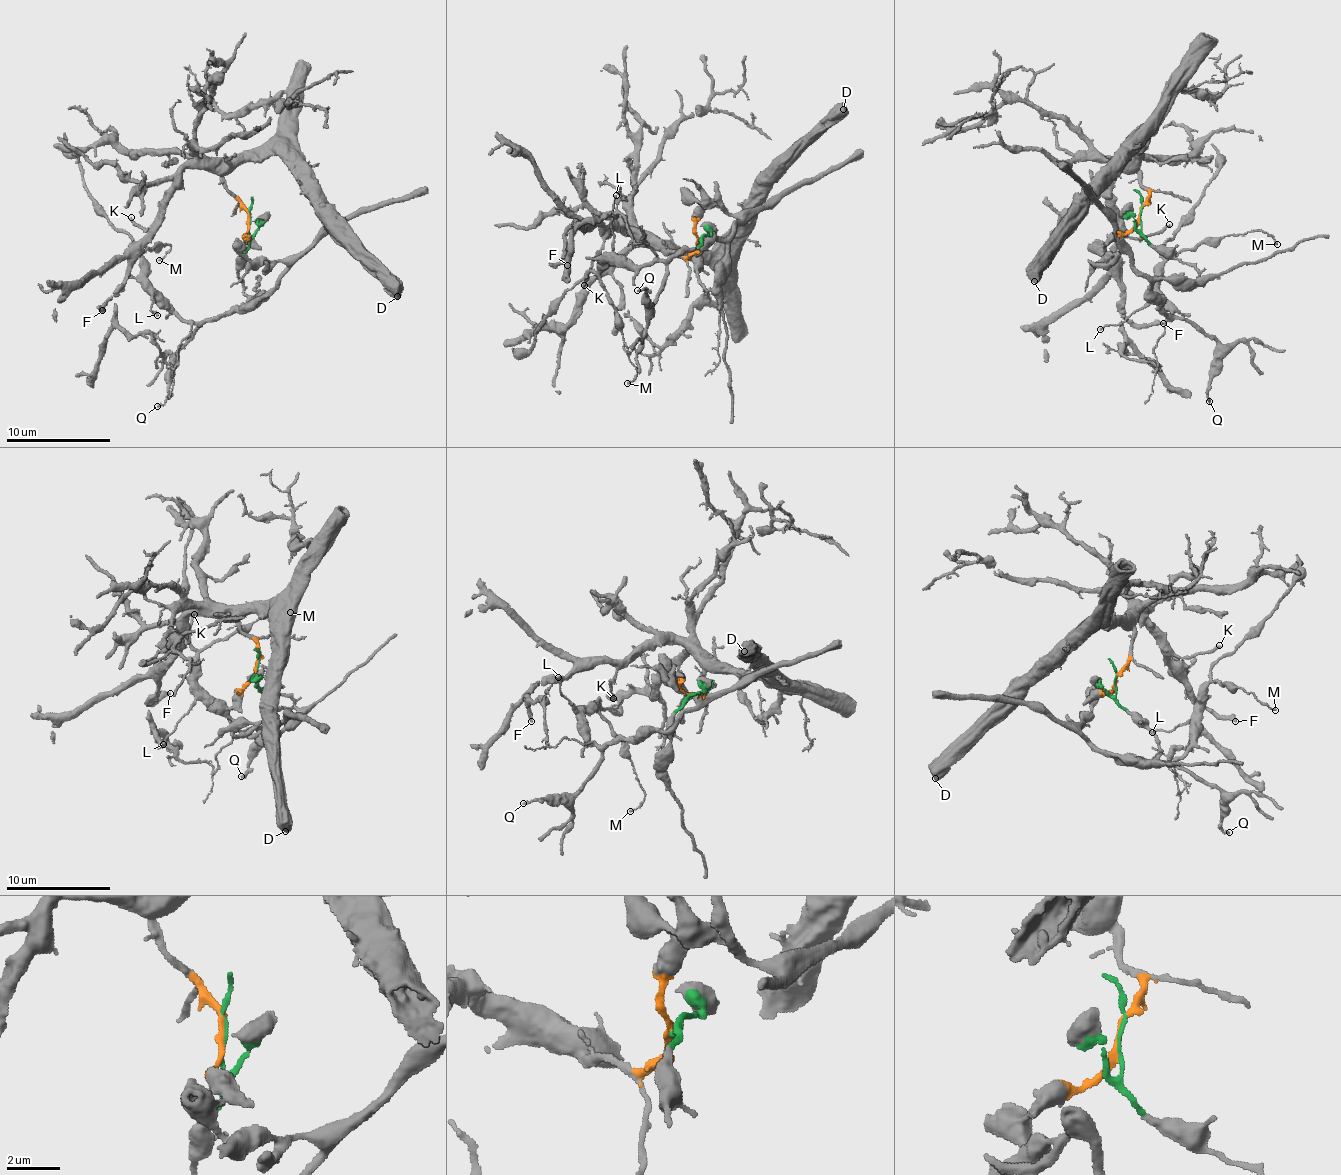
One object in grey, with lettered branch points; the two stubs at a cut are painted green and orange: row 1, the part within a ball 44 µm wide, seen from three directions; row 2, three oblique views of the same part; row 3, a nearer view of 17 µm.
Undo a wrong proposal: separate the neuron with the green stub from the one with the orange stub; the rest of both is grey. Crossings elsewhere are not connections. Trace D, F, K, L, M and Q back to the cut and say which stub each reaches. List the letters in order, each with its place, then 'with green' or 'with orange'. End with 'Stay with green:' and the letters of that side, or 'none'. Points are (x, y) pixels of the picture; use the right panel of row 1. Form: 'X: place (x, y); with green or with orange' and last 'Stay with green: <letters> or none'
D: place (1034, 281); with orange
F: place (1163, 323); with orange
K: place (1169, 224); with orange
L: place (1100, 329); with green
M: place (1277, 244); with green
Q: place (1209, 401); with green
Stay with green: L, M, Q

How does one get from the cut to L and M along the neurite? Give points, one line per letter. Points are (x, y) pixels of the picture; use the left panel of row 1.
L: (248, 222), (237, 276), (249, 298), (267, 293), (200, 322), (187, 322), (152, 296), (150, 309), (158, 316)
M: (248, 222), (237, 276), (267, 293), (235, 310), (187, 322), (146, 279), (166, 243), (158, 260)

